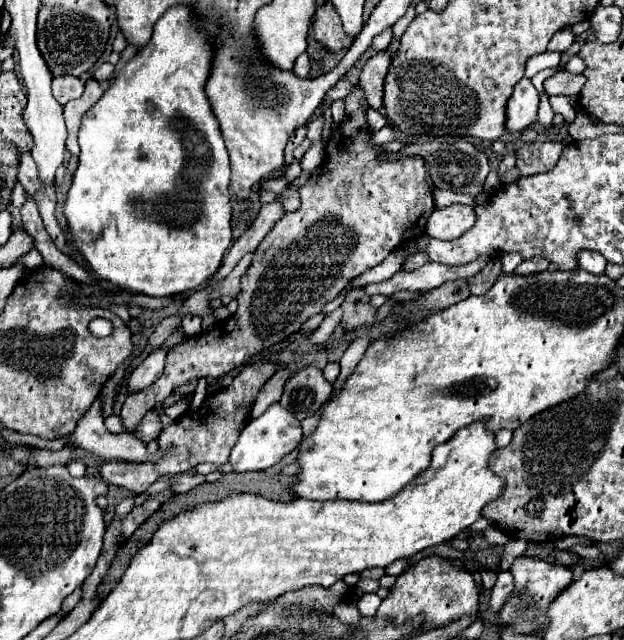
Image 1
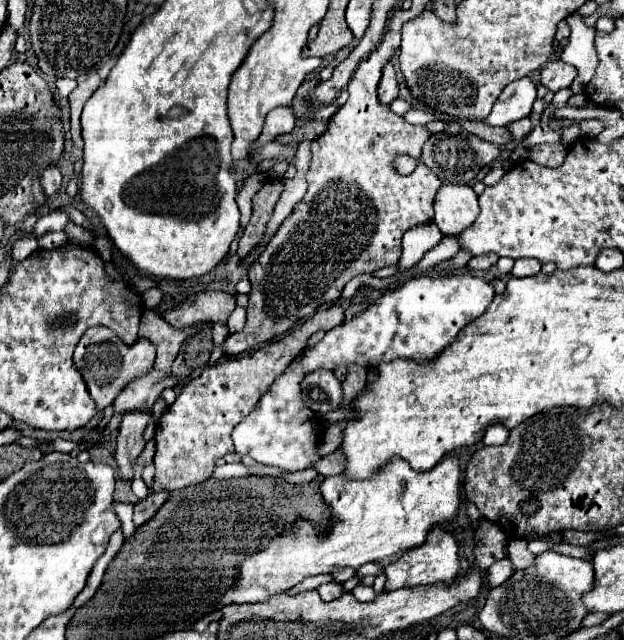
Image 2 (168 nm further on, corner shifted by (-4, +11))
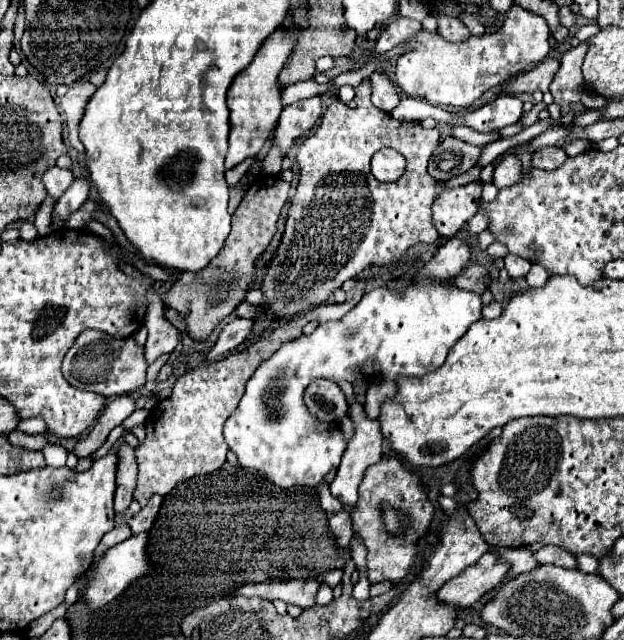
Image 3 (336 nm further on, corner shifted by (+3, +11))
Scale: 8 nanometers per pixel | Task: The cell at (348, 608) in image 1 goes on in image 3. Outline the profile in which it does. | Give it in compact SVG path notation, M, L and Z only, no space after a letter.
M290 579L290 581L264 581L256 585L244 585L238 589L240 595L244 597L262 597L268 601L282 599L286 603L300 605L302 609L312 607L316 603L316 593L318 593L320 583L318 581L304 581L304 579Z

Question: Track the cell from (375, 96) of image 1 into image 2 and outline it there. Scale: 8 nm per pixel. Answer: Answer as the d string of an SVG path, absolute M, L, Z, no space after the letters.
M389 61L383 69L383 77L379 81L379 101L383 105L389 105L393 99L399 97L399 83L397 83L397 77L395 77L395 69L393 69L393 63Z

